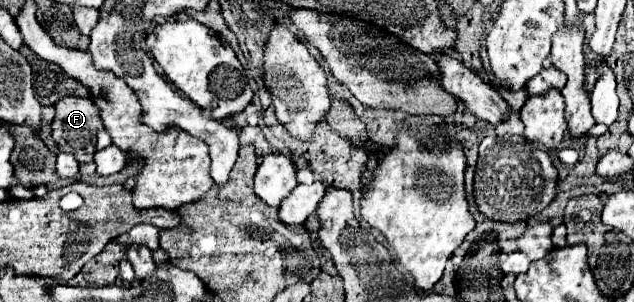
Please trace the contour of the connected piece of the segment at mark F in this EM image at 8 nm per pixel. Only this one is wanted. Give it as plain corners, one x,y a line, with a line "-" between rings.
79,97
59,99
51,129
61,151
71,153
79,163
93,161
97,131
103,129
93,101

